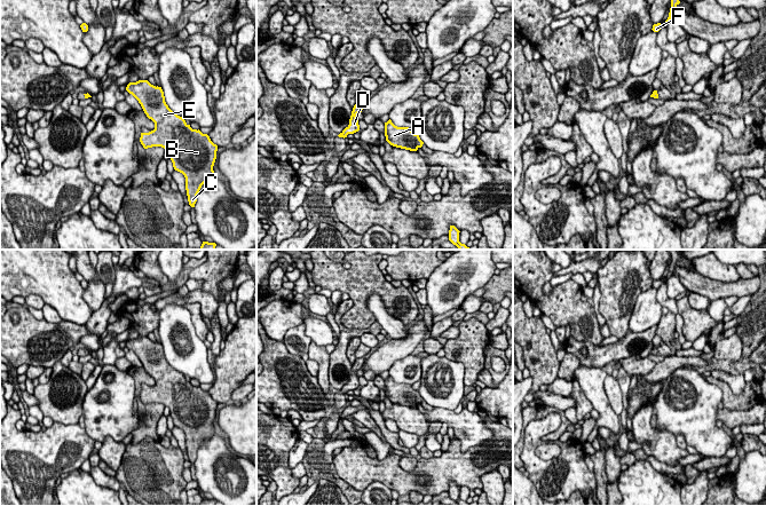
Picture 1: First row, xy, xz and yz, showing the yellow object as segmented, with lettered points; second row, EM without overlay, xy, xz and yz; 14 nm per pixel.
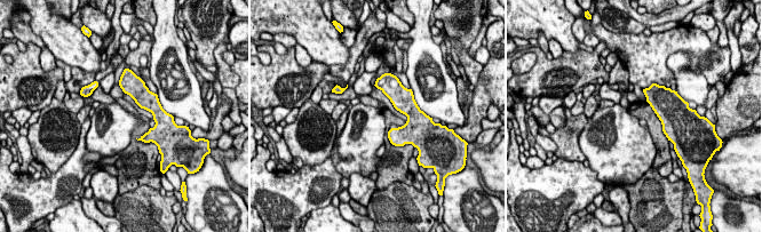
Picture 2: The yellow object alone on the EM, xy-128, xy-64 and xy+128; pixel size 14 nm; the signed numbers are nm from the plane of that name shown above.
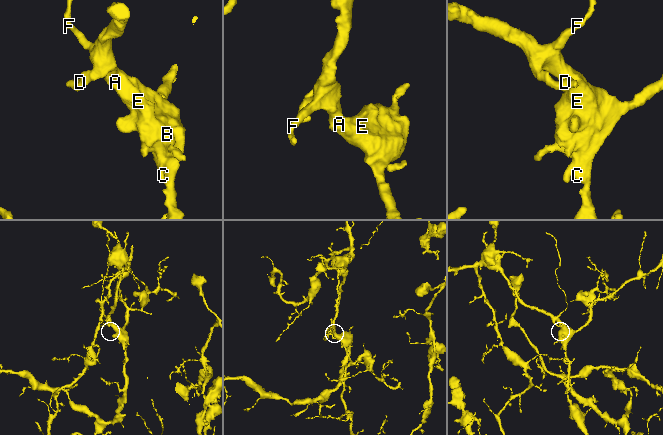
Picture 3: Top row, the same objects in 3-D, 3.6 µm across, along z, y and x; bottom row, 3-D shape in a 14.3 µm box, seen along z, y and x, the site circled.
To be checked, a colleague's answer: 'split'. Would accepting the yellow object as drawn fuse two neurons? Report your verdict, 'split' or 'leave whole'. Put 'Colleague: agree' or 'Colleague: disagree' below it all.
leave whole
Colleague: disagree

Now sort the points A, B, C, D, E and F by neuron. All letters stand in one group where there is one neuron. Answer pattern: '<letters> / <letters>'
A B C D E F

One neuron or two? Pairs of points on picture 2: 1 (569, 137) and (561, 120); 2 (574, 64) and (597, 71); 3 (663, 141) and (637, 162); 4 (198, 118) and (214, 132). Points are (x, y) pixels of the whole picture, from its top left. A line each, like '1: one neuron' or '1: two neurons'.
1: two neurons
2: one neuron
3: two neurons
4: two neurons

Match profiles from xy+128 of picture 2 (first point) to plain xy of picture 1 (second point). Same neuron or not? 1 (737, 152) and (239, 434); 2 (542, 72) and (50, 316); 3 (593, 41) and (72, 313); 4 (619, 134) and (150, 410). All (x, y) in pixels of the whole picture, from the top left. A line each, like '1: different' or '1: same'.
1: same
2: different
3: different
4: different

